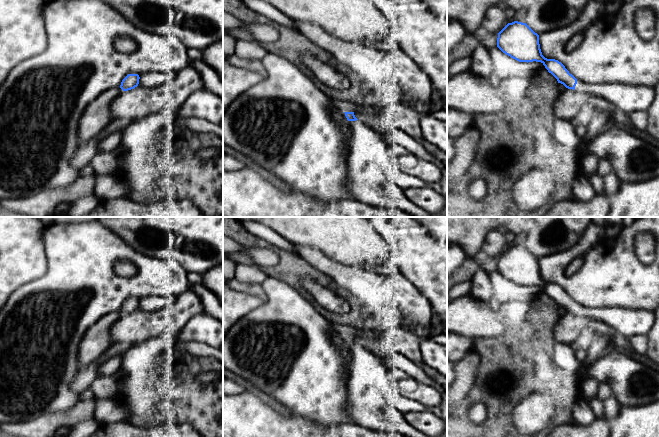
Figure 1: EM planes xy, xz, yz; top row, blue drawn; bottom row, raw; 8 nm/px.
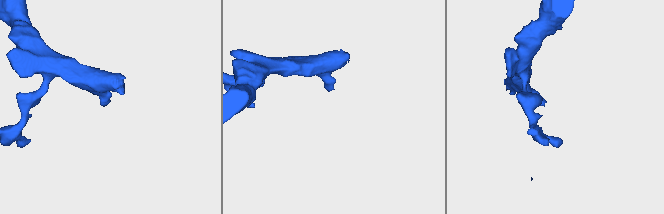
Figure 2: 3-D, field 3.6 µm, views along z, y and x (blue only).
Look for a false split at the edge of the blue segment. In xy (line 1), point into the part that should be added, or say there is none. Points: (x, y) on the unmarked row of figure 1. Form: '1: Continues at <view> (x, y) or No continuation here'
1: No continuation here

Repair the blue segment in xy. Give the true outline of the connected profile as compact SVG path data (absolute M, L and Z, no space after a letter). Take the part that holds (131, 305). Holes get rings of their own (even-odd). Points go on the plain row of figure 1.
M128 298L121 306L120 312L123 315L128 315L134 313L139 308L139 299L138 298Z

